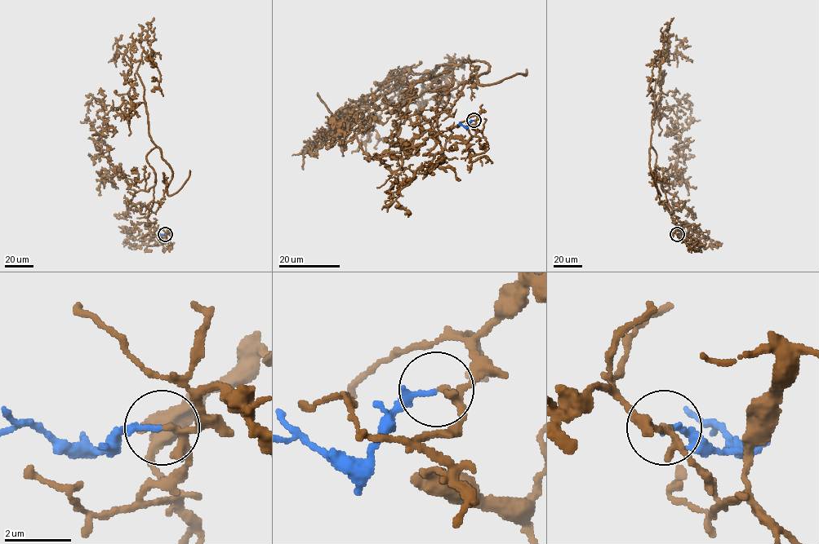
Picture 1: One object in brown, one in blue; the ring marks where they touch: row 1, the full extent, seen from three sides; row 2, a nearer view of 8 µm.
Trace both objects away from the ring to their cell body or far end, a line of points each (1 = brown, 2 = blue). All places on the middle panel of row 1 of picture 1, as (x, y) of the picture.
1: (474, 121), (466, 141), (438, 133), (453, 72), (433, 77), (454, 65), (437, 65), (351, 153)
2: (474, 121), (466, 126), (459, 121)

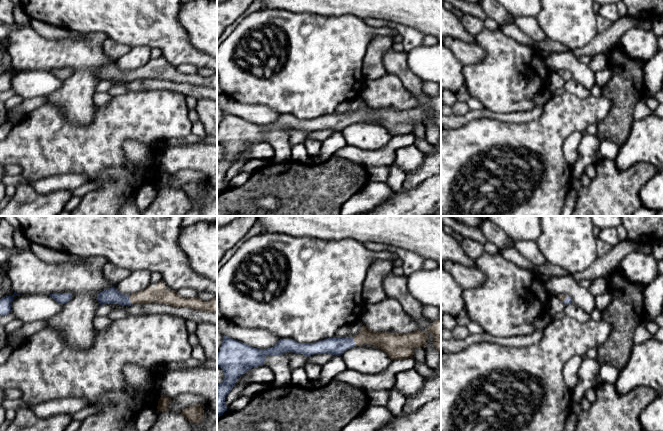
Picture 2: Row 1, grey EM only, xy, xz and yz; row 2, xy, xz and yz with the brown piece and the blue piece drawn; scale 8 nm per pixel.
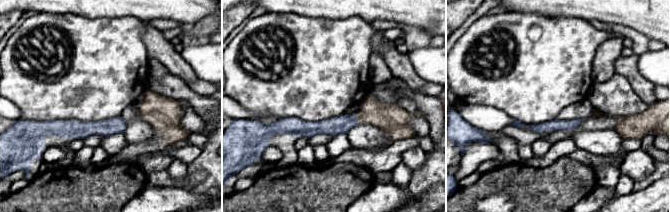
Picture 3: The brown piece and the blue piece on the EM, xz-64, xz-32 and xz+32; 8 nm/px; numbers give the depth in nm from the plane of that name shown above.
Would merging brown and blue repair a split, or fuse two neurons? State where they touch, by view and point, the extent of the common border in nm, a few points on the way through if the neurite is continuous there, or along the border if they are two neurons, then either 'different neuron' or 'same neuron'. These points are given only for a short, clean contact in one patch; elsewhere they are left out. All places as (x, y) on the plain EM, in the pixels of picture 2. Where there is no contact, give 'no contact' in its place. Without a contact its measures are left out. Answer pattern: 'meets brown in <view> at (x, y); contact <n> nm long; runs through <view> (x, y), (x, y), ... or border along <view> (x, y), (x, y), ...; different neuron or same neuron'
meets brown in xy at (129, 75); contact 80 nm long; runs through xy (150, 70), (129, 75), (119, 75), (110, 72); same neuron

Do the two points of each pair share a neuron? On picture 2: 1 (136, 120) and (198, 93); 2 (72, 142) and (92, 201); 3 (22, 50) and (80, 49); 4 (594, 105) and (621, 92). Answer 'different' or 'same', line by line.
1: different
2: same
3: same
4: different

